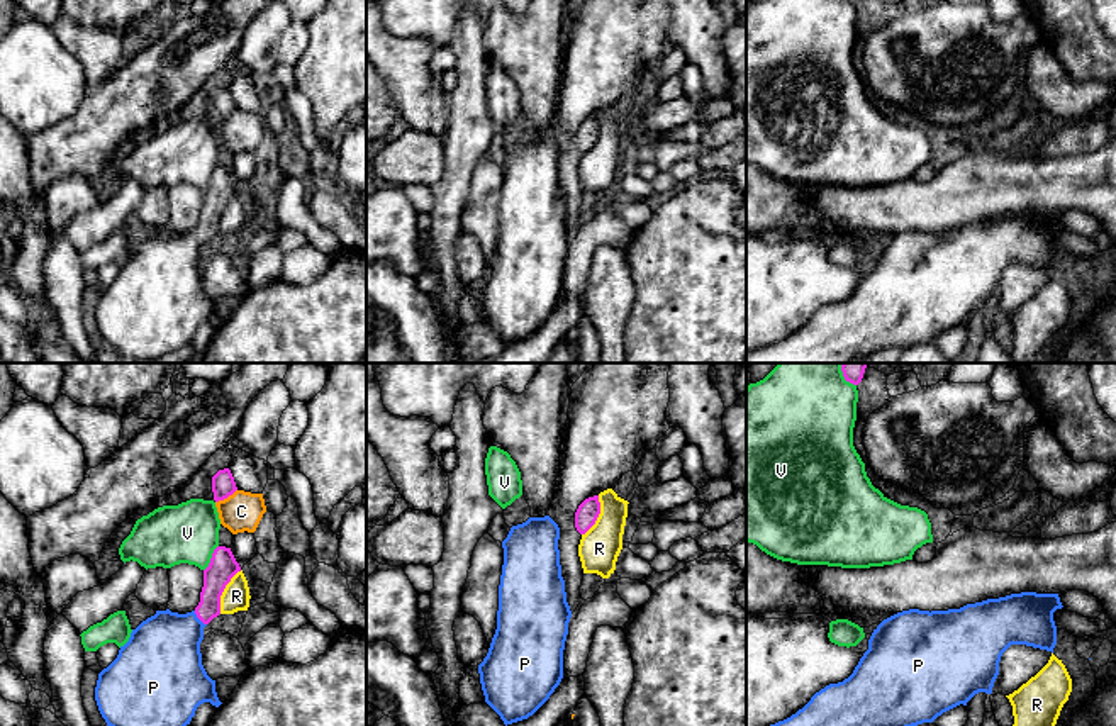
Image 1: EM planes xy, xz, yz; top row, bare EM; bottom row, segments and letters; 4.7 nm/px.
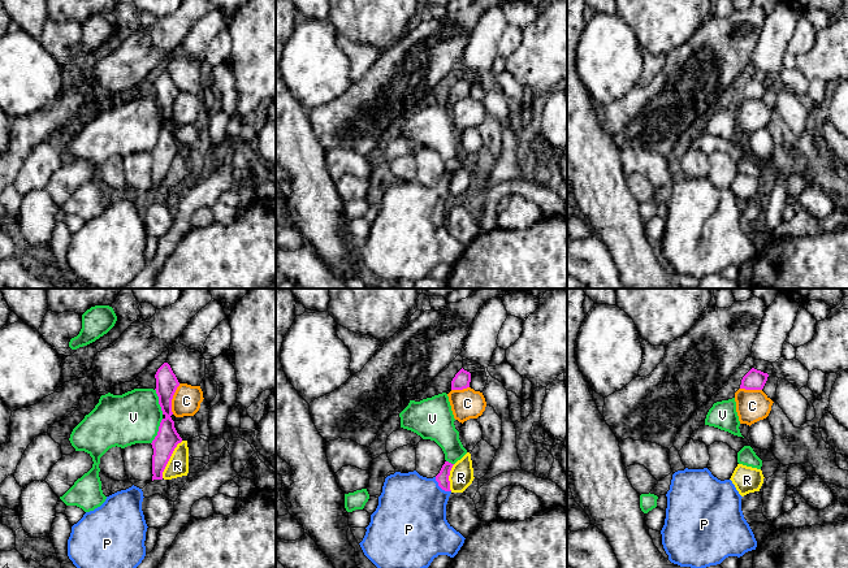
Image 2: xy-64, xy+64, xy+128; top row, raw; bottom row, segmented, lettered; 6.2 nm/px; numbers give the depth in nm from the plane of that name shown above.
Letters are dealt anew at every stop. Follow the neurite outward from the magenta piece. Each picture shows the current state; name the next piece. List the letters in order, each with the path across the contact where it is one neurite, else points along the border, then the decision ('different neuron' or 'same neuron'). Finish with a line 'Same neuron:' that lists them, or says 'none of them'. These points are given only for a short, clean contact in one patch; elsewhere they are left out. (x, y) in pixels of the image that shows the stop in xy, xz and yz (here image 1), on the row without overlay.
C: different neuron
P: across xy (219, 192), (209, 228), (199, 238), (163, 277) | same neuron
R: different neuron
V: different neuron
Same neuron: P

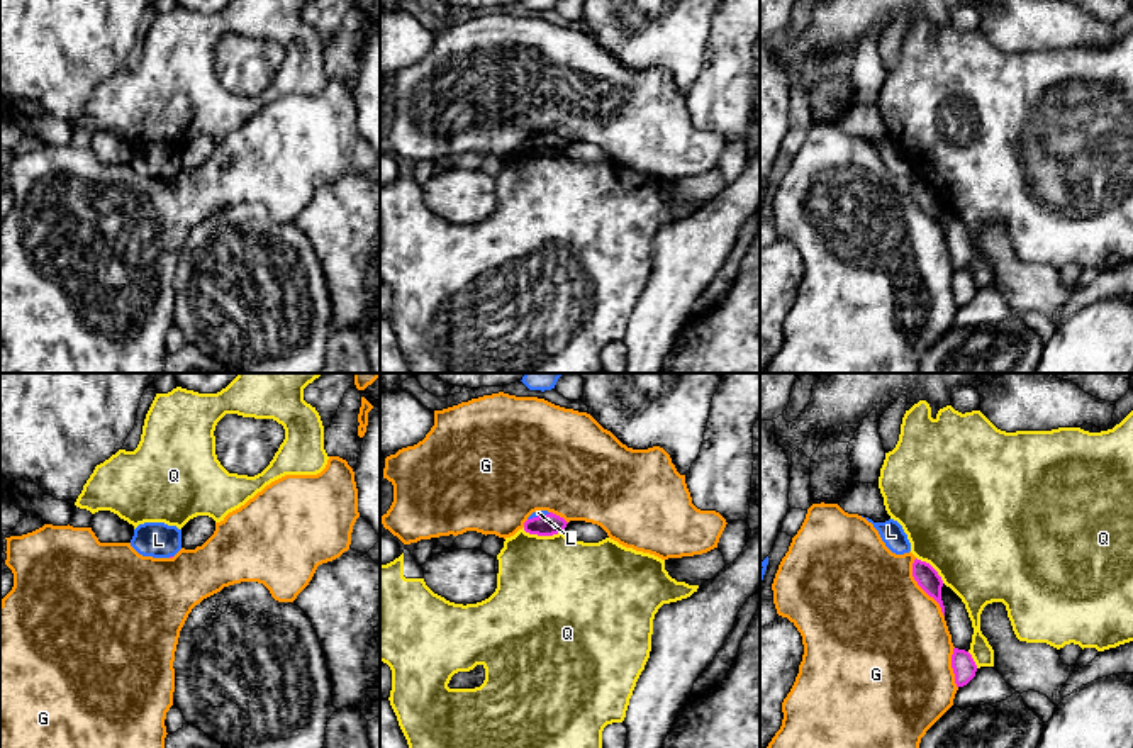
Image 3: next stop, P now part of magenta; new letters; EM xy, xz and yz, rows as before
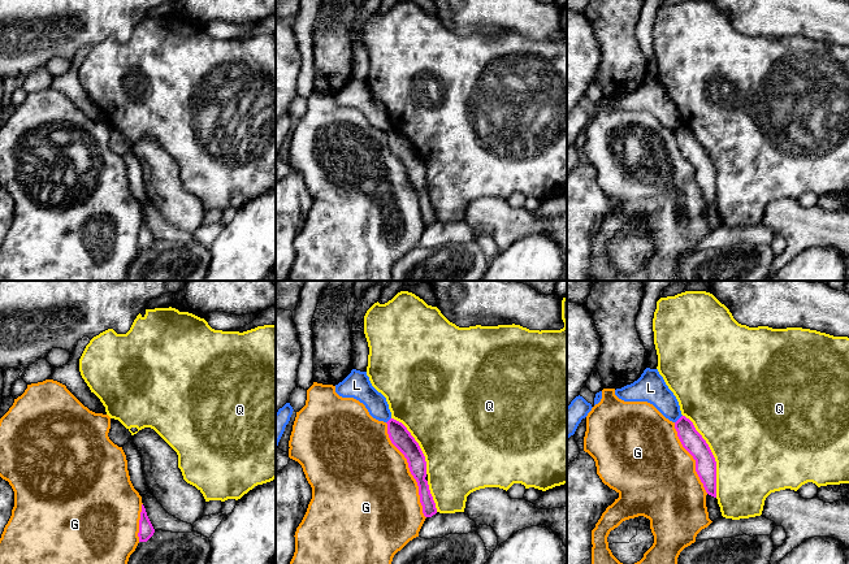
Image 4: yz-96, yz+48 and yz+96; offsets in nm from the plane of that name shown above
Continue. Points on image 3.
G: different neuron
L: along xz (550, 133), (528, 139) | different neuron
Q: different neuron
Same neuron: none of them

